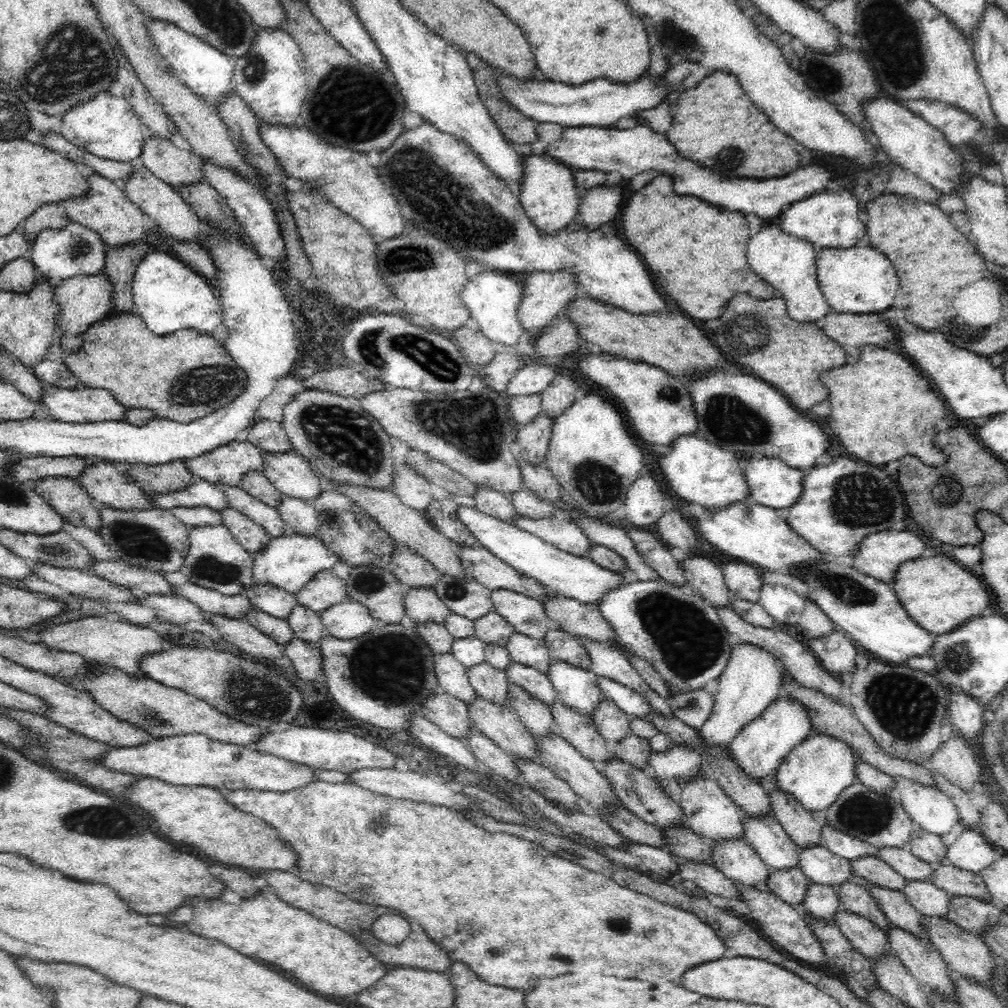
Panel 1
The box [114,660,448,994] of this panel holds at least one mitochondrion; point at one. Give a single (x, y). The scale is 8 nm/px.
(252, 694)

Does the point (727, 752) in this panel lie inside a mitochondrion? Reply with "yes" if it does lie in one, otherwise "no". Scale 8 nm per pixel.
no

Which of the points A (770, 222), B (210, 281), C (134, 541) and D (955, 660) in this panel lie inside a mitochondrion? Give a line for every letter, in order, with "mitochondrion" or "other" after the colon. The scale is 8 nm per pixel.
A: other
B: other
C: mitochondrion
D: mitochondrion

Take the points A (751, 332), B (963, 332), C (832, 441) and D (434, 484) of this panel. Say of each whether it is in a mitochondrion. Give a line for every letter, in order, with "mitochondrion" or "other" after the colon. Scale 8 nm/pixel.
A: mitochondrion
B: mitochondrion
C: other
D: other

